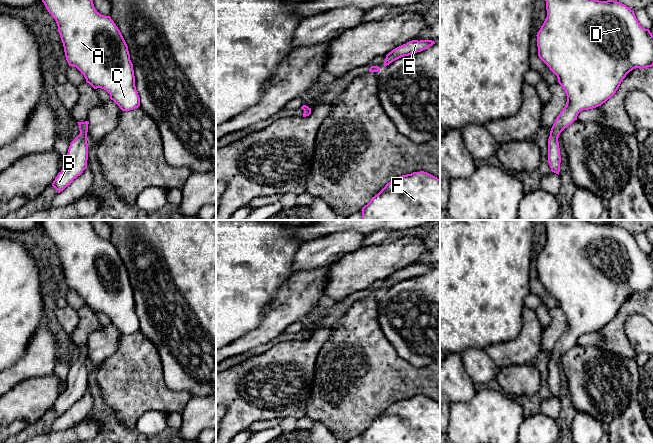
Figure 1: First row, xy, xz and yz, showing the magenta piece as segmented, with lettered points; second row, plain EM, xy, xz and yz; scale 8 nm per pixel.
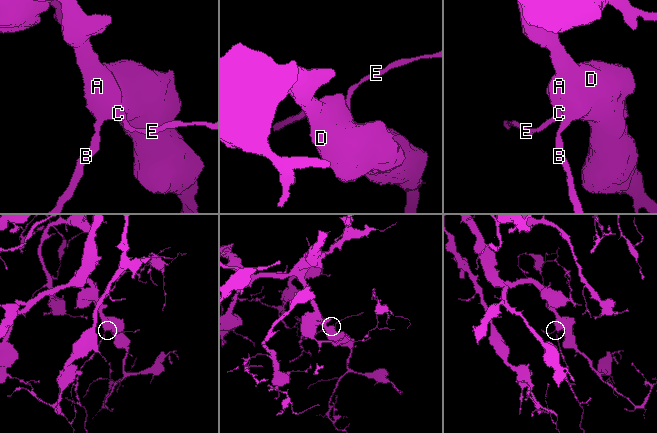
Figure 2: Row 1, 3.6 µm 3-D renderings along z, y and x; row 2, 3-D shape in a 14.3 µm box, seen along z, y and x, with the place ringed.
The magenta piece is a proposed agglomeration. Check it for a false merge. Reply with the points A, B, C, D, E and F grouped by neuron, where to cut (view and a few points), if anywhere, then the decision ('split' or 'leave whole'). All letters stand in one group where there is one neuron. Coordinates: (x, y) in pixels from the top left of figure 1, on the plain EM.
groups A B C D E F; cut none; leave whole

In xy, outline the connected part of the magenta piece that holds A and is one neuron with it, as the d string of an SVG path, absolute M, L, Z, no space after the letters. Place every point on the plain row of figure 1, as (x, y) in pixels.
M41 220L48 236L55 243L63 267L69 290L76 291L94 313L101 312L110 318L122 335L130 335L140 330L140 321L135 310L133 288L130 284L128 270L110 240L101 239L94 231L89 220Z

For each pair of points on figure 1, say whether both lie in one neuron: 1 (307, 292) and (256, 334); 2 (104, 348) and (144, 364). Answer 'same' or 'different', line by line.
1: same
2: different

